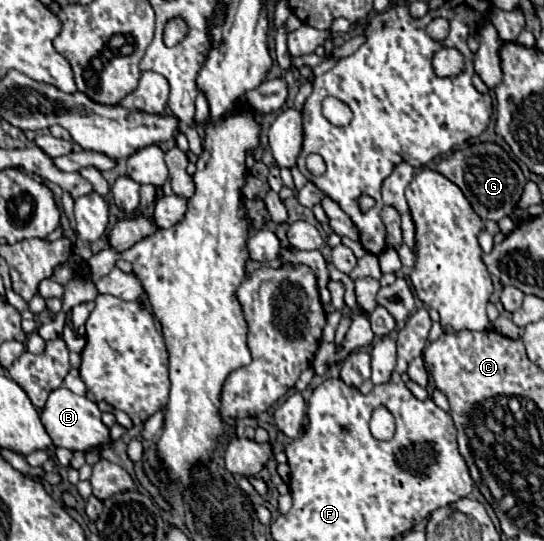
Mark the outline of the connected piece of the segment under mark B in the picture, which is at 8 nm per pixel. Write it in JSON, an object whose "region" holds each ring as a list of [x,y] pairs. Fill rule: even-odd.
{"region":[[[58,388],[48,396],[48,402],[44,410],[40,412],[42,424],[48,430],[54,446],[68,448],[72,452],[90,452],[96,446],[106,446],[110,440],[110,428],[102,422],[102,412],[98,410],[98,404],[88,400],[86,396],[78,396],[70,392],[68,388]]]}

